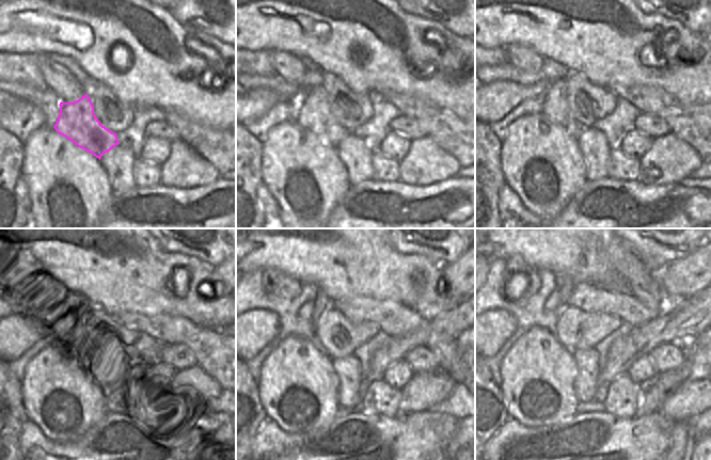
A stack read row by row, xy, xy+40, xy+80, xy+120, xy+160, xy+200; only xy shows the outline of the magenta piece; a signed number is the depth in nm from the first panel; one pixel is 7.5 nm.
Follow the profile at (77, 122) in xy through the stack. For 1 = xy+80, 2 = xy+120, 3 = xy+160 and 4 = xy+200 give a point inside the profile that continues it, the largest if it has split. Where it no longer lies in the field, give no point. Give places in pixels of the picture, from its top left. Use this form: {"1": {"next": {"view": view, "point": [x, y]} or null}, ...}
{"1": {"next": {"view": "xy+80", "point": [554, 108]}}, "2": {"next": {"view": "xy+120", "point": [75, 340]}}, "3": {"next": {"view": "xy+160", "point": [321, 302]}}, "4": {"next": {"view": "xy+200", "point": [558, 300]}}}

